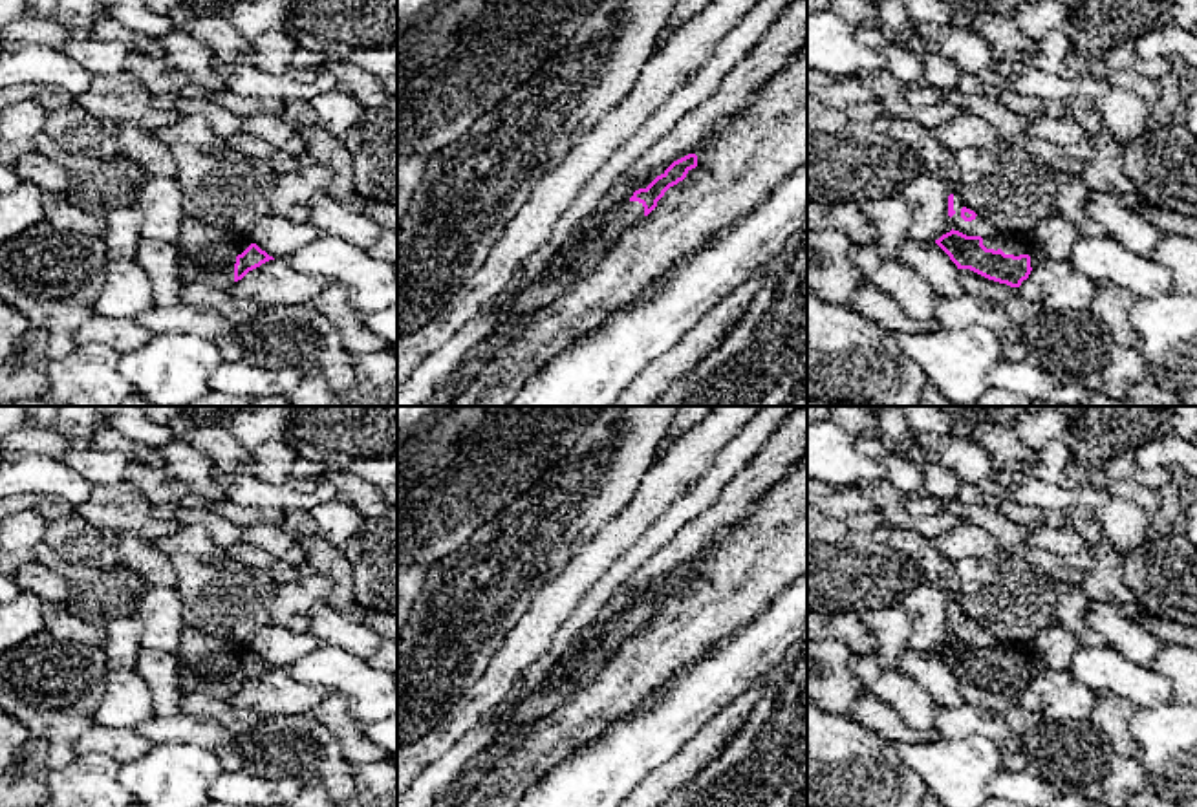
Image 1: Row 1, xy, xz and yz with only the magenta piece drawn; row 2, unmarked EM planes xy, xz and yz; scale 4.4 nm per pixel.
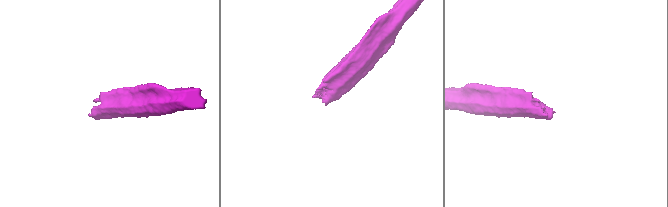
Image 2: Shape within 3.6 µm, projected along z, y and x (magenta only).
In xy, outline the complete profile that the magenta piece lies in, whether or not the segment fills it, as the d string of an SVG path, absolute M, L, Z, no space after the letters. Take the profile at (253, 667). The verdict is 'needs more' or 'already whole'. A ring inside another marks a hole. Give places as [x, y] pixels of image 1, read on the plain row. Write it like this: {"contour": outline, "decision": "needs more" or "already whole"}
{"contour": "M187 626L174 655L183 694L201 692L218 699L229 699L249 681L275 670L249 644L218 640Z", "decision": "needs more"}

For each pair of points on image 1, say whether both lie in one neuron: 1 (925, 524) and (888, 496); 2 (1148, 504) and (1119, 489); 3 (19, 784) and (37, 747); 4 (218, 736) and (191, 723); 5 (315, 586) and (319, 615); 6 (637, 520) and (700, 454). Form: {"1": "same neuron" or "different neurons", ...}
{"1": "same neuron", "2": "same neuron", "3": "same neuron", "4": "same neuron", "5": "different neurons", "6": "same neuron"}

